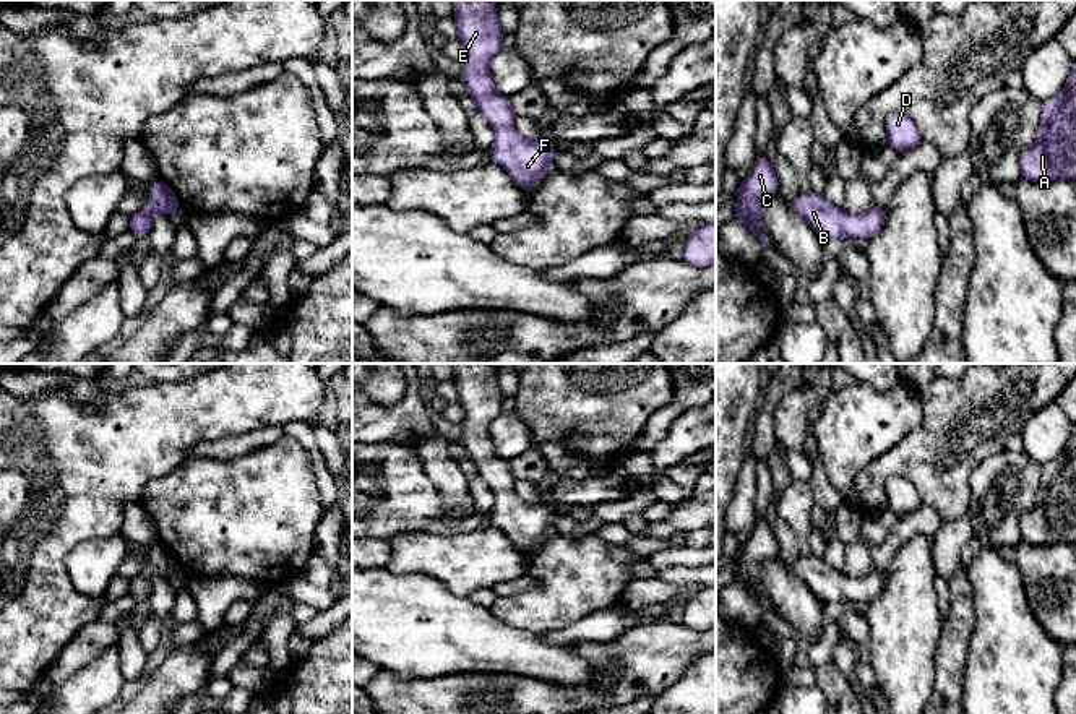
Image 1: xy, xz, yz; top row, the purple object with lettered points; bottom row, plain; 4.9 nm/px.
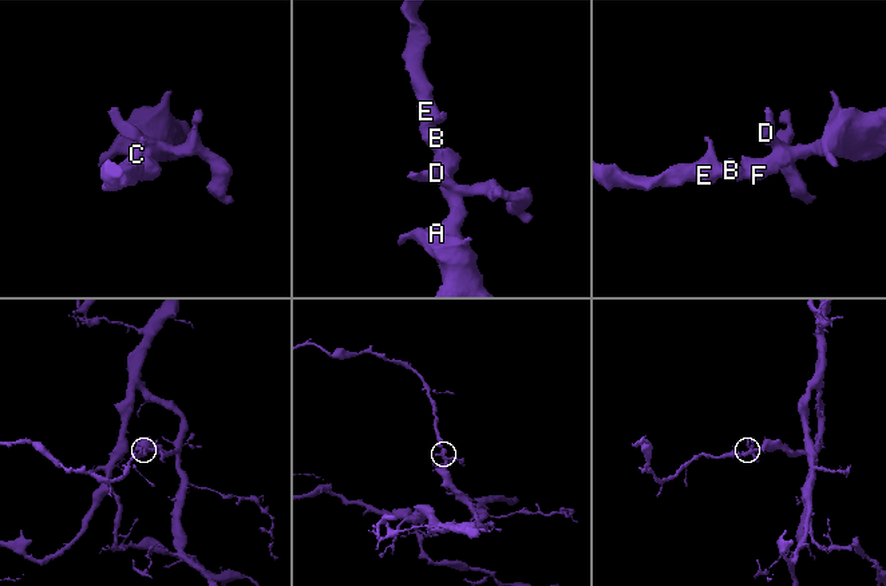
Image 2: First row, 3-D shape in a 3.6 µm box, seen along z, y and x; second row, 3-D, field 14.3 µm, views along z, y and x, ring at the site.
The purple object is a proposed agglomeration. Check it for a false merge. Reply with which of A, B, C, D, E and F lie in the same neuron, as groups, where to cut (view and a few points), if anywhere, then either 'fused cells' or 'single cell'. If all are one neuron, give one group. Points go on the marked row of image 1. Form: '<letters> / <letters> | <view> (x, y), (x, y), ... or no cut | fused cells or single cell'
A B C D E F | no cut | single cell

